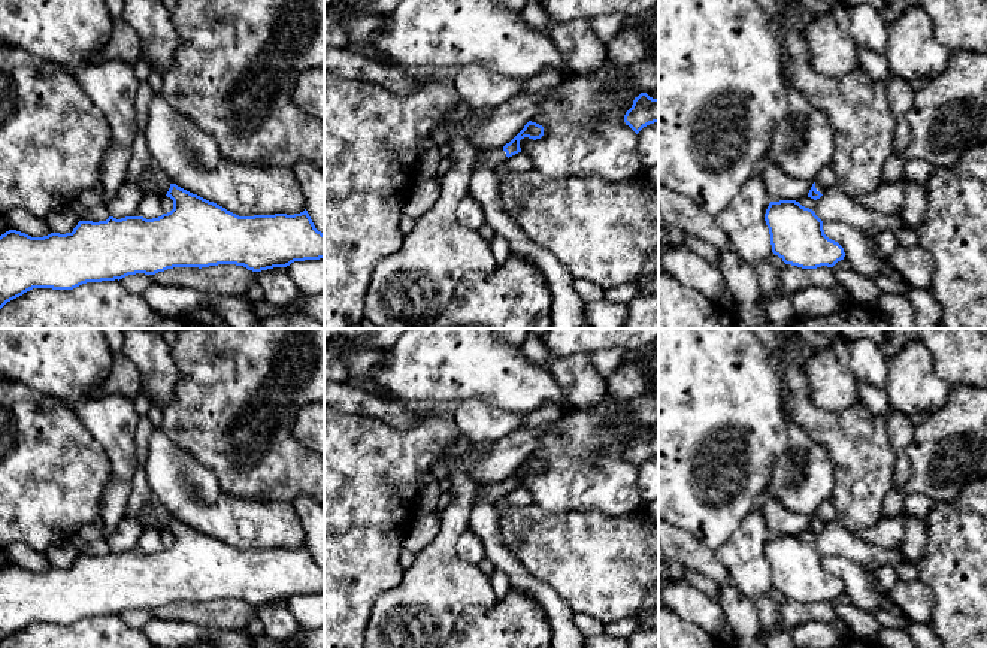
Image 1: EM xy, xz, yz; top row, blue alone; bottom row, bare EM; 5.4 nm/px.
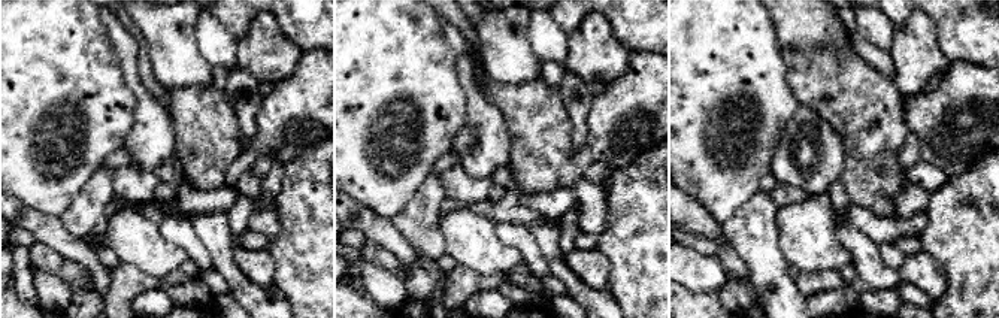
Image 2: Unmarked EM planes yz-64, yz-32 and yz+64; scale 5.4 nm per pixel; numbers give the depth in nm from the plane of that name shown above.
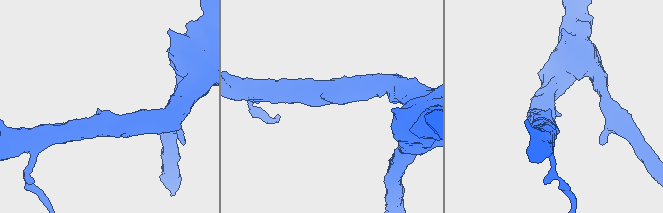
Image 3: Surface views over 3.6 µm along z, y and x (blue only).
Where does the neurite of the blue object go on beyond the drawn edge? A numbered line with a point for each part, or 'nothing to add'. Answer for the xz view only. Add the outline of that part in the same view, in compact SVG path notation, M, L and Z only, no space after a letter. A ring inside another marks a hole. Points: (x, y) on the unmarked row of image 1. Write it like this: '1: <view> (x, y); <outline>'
1: xz (489, 493); M497 482L493 485L479 485L475 502L484 500L484 502L494 503L497 499L505 497L506 493L508 491L506 491L506 487L503 485L503 482Z

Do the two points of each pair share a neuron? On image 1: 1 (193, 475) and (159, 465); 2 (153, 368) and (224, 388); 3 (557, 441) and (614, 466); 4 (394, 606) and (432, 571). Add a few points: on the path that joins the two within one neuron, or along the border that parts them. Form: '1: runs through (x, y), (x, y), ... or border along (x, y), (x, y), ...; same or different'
1: runs through (184, 475), (175, 475), (167, 468); same
2: border along (170, 347), (176, 382), (173, 397), (163, 408); different
3: runs through (571, 448), (575, 448), (593, 466), (601, 466); same
4: runs through (403, 599), (423, 580); same

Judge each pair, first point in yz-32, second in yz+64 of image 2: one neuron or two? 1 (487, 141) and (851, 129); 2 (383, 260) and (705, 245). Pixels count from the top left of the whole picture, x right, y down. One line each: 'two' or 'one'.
1: two
2: one

